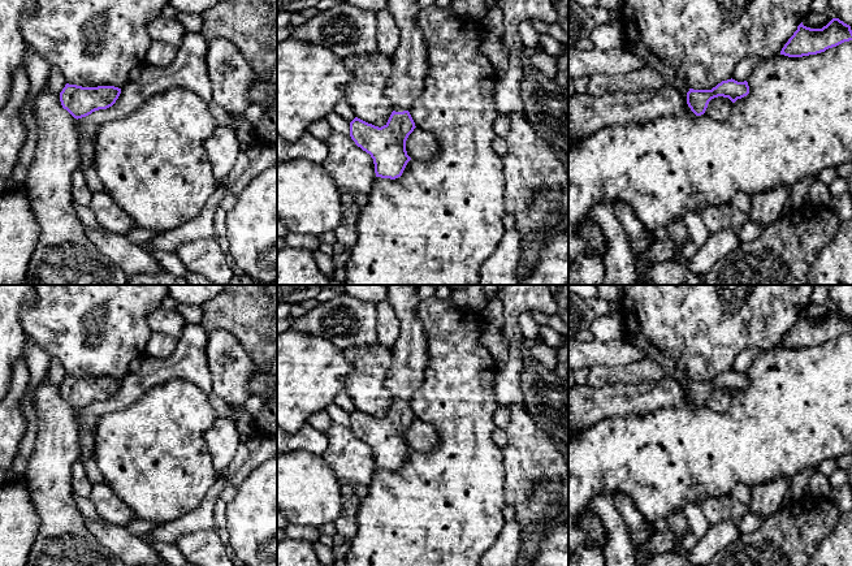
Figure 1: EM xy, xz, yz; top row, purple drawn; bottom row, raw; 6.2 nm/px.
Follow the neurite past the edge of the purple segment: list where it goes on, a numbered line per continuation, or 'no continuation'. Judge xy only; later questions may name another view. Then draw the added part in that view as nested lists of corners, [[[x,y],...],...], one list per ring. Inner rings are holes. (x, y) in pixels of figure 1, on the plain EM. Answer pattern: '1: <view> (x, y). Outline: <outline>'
no continuation

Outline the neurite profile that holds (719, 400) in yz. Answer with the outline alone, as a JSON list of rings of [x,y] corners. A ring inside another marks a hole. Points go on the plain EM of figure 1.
[[[718,388],[709,393],[705,406],[715,412],[725,414],[731,406],[732,393],[728,389]]]

